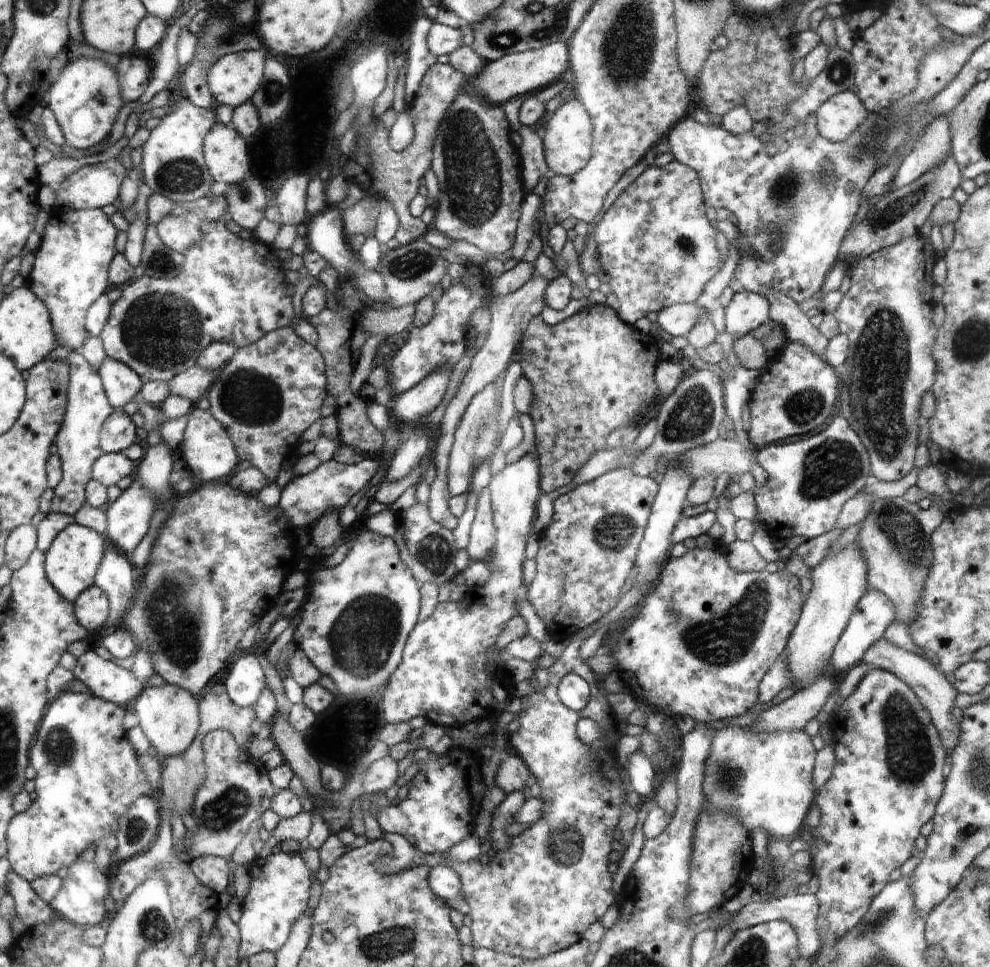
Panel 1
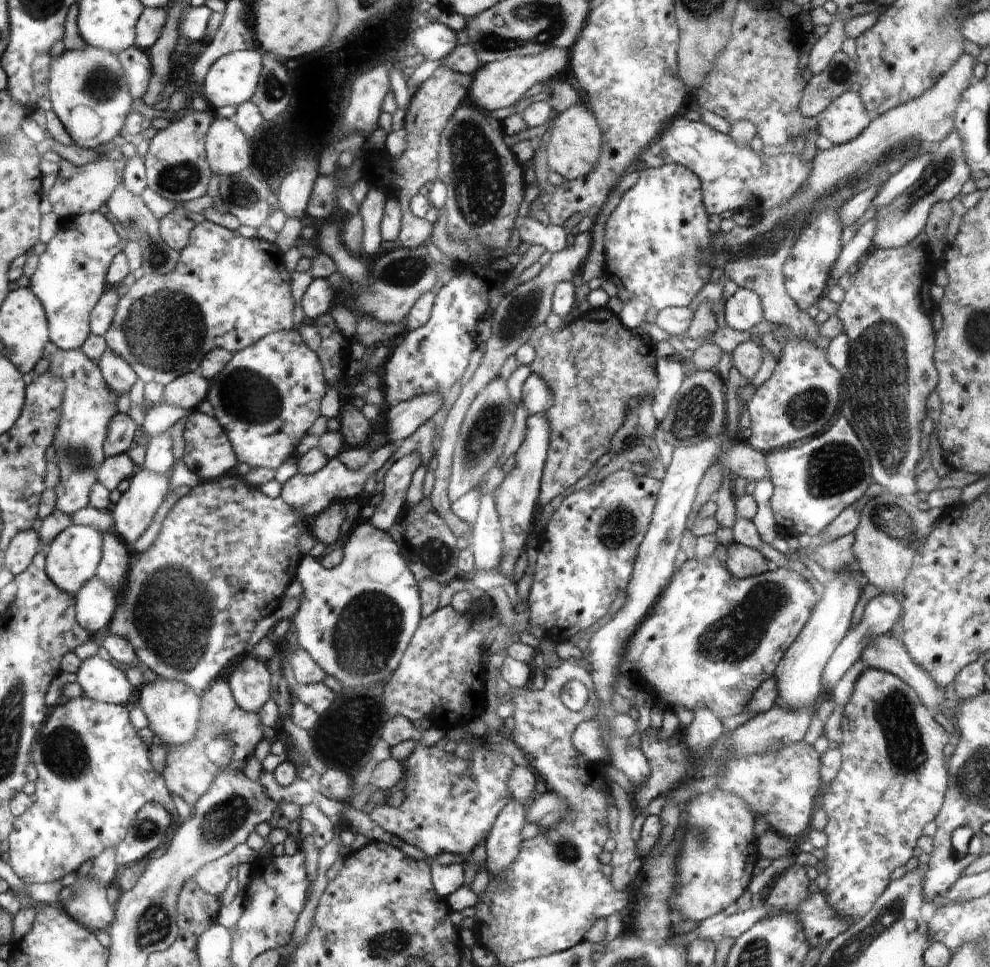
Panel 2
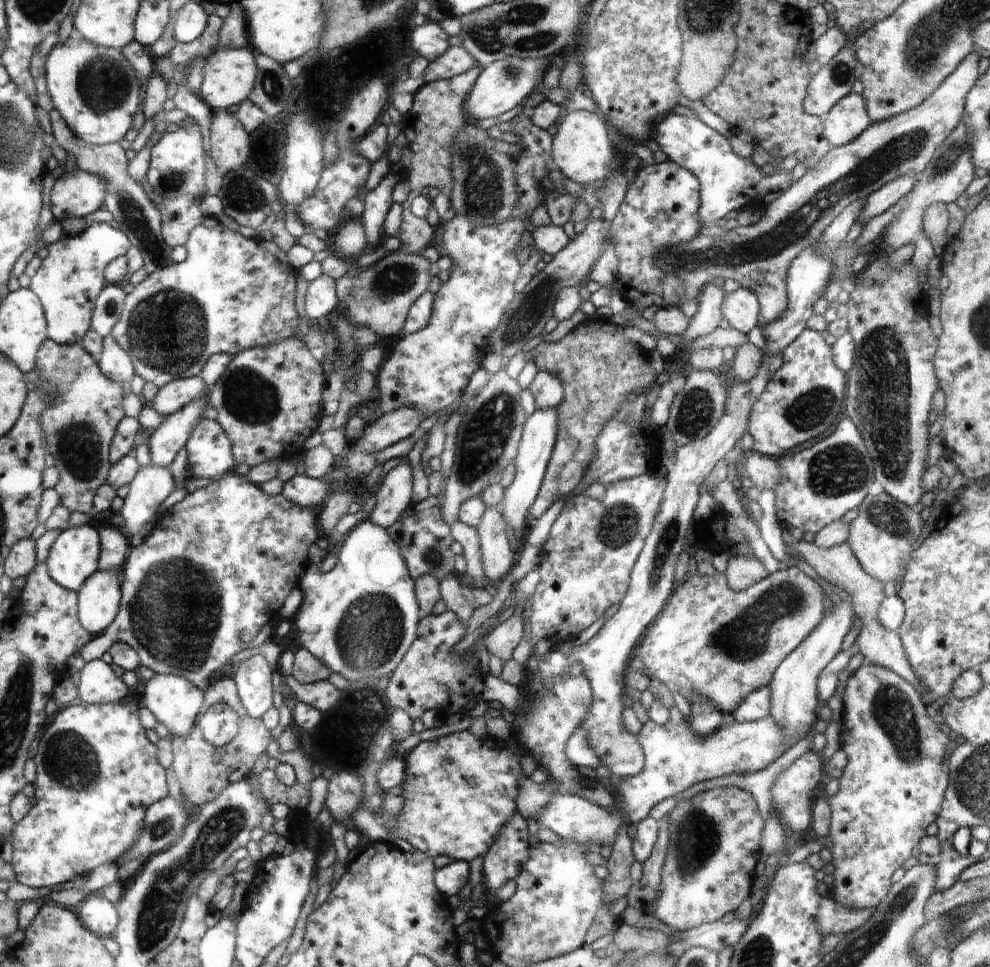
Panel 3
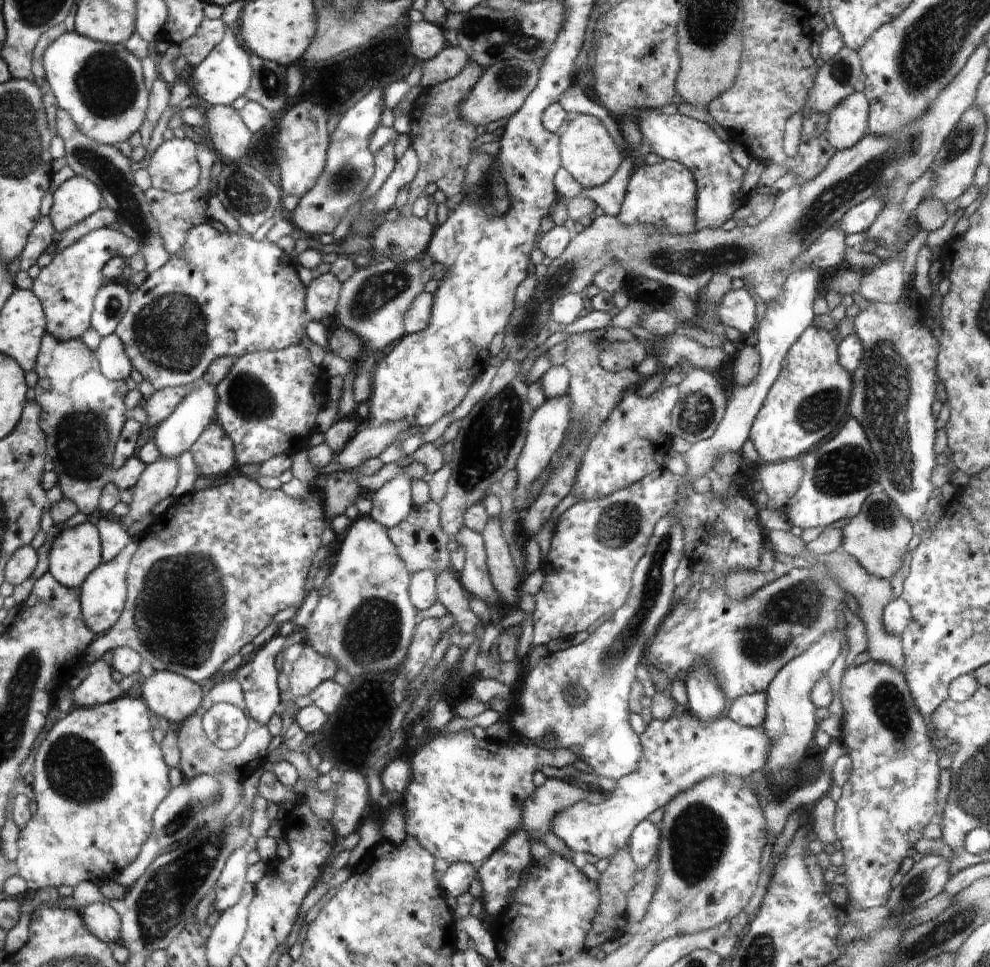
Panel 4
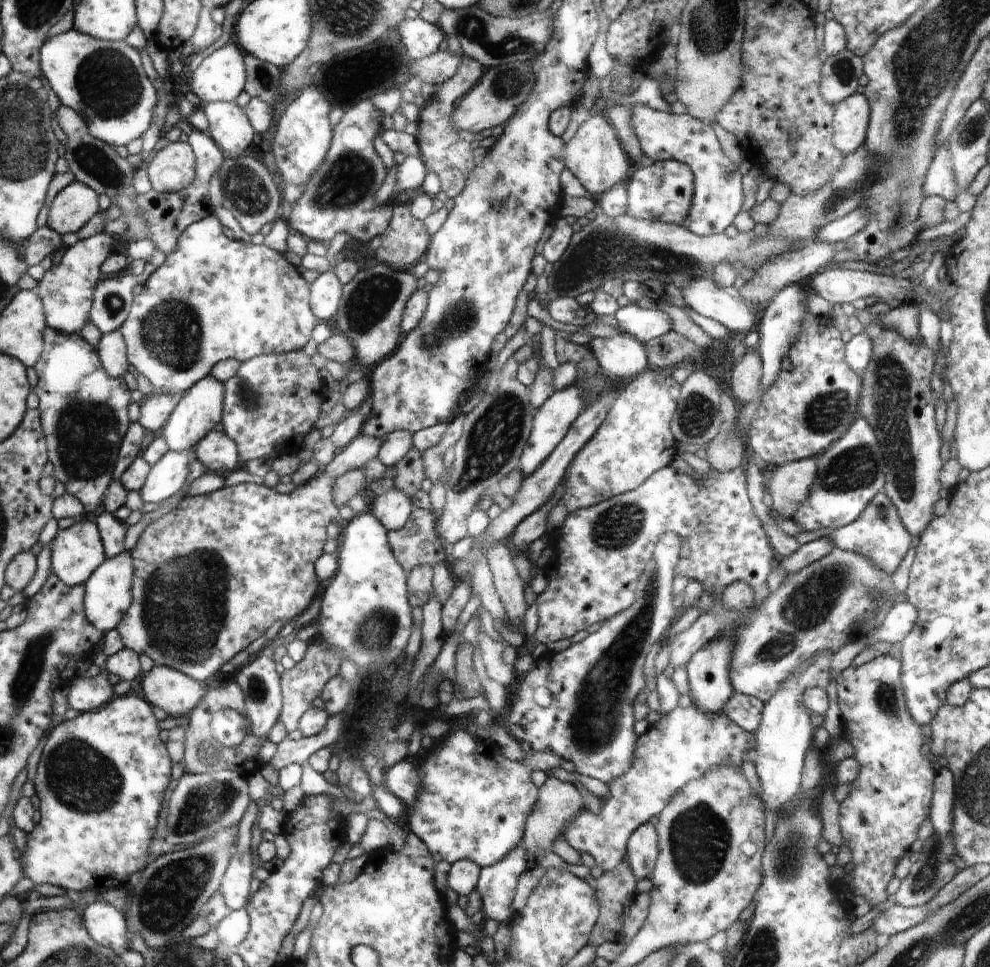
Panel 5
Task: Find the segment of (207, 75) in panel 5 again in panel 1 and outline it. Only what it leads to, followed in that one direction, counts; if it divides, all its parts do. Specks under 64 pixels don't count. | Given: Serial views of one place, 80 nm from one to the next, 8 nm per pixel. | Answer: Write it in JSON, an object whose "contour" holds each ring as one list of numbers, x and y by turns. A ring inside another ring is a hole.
{"contour":[[241,51,219,57,208,72,210,92,217,104,236,109,251,101,262,84,264,51]]}

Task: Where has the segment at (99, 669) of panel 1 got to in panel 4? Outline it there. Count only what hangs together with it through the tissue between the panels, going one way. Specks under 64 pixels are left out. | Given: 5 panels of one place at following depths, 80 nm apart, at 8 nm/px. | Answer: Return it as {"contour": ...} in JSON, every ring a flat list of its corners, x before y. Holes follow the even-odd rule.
{"contour":[[96,660,87,667,89,674,78,688,72,690,74,707,107,704,121,699,126,694,120,682,116,682,112,677,112,666,104,660]]}

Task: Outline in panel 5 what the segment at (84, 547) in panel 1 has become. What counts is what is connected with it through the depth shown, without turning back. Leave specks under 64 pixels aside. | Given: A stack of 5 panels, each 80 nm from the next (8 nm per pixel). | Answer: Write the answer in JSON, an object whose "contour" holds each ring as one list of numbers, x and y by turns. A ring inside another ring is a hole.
{"contour":[[88,520,77,522,66,530,59,530,51,541,51,549,51,570,62,584,70,587,84,585,86,580,89,580,90,576,107,560,101,532,96,523]]}

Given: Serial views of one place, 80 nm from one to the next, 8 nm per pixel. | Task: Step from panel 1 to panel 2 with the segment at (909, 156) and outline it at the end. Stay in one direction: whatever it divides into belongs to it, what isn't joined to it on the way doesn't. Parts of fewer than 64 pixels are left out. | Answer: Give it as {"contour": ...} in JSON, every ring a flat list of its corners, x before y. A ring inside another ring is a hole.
{"contour":[[926,152,926,154,922,154,922,156,914,158,914,160,908,160,908,164,902,166,902,170,898,170,896,174,890,176,880,188,880,192,876,194,876,198,874,198,870,207,871,212,890,204,894,196,902,194,902,192,906,191,906,188,910,188,912,184,915,184,916,180,919,180,920,176,922,176,922,172,926,170,930,159,931,152]]}

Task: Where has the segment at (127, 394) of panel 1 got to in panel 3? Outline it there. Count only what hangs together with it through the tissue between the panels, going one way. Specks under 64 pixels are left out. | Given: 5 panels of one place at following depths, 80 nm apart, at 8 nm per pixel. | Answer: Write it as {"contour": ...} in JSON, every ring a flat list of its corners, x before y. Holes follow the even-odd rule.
{"contour":[[110,335,104,339,102,352,96,357,96,360,101,372,109,380,124,384,134,378,135,371,130,358,123,353,118,344,114,344,114,340,110,338]]}

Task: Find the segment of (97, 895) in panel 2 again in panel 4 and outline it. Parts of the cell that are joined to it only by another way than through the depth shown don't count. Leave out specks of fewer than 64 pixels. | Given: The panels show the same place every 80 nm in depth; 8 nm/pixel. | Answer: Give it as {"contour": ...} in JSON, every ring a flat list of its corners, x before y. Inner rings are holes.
{"contour":[[94,902,80,909,85,917,85,924,89,926,89,932,105,941,109,949,122,945,121,941,121,917,110,905]]}

